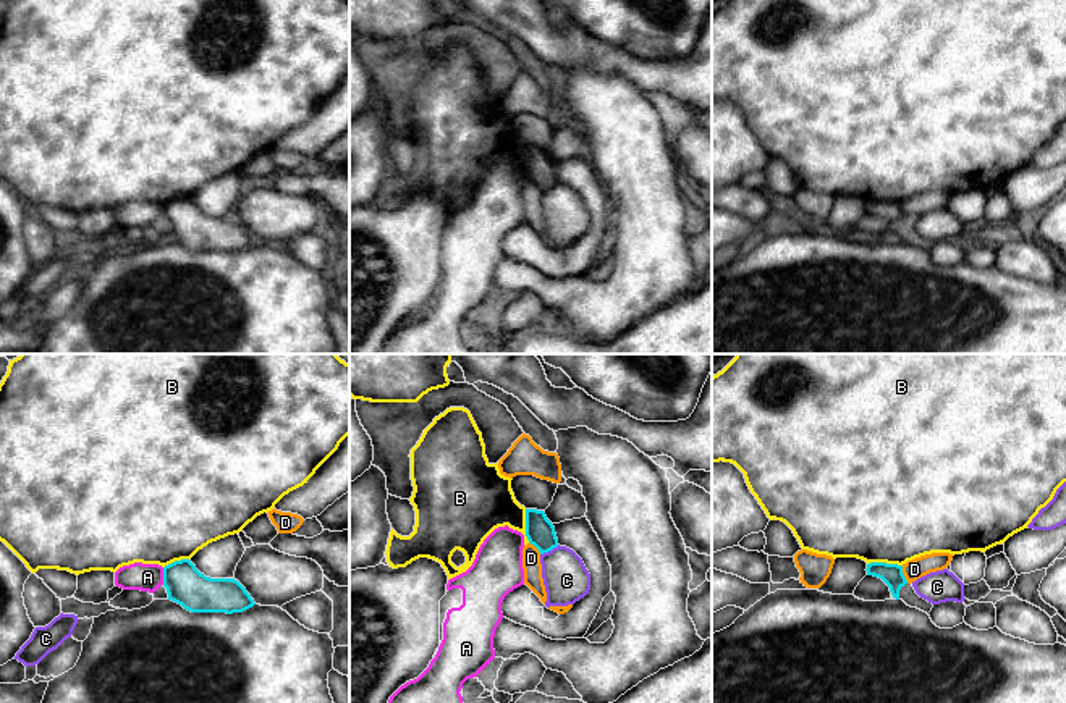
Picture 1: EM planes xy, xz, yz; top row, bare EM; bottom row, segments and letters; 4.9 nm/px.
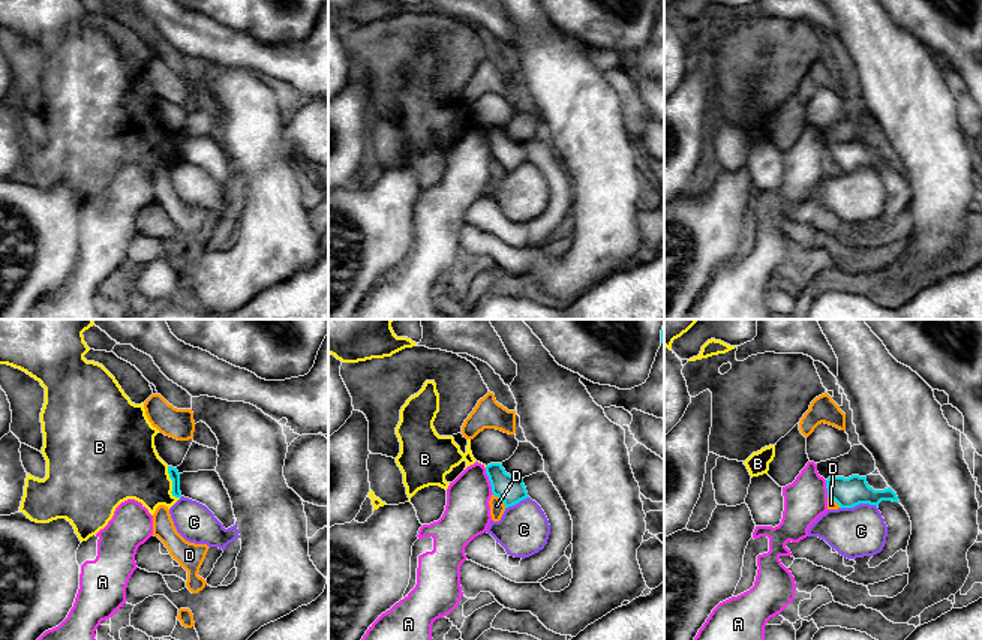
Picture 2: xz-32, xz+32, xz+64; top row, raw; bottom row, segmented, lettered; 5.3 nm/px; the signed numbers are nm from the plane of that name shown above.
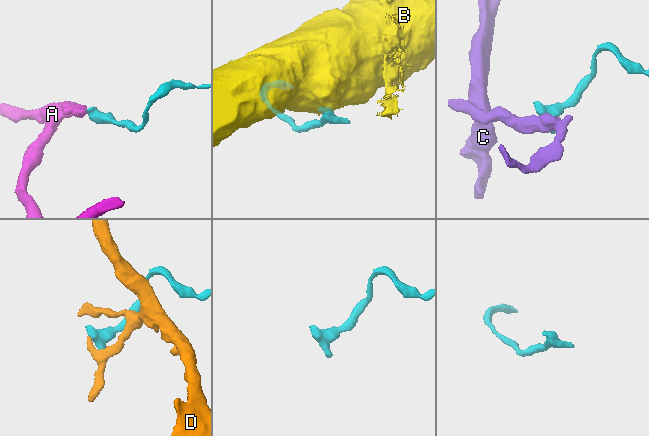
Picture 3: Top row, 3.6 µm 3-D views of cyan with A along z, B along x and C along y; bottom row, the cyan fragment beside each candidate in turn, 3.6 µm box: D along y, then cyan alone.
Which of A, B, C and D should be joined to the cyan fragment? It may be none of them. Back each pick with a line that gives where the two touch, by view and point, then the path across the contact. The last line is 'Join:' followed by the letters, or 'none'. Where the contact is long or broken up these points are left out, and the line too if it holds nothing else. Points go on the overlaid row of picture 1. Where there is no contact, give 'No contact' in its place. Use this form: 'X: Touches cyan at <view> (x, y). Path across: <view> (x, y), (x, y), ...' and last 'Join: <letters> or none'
Join: none

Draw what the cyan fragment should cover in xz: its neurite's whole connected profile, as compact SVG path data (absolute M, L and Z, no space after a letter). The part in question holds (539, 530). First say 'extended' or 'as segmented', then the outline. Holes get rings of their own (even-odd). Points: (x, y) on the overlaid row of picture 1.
as segmented; M526 509L526 537L540 554L558 546L558 538L553 524L547 519L544 511Z

